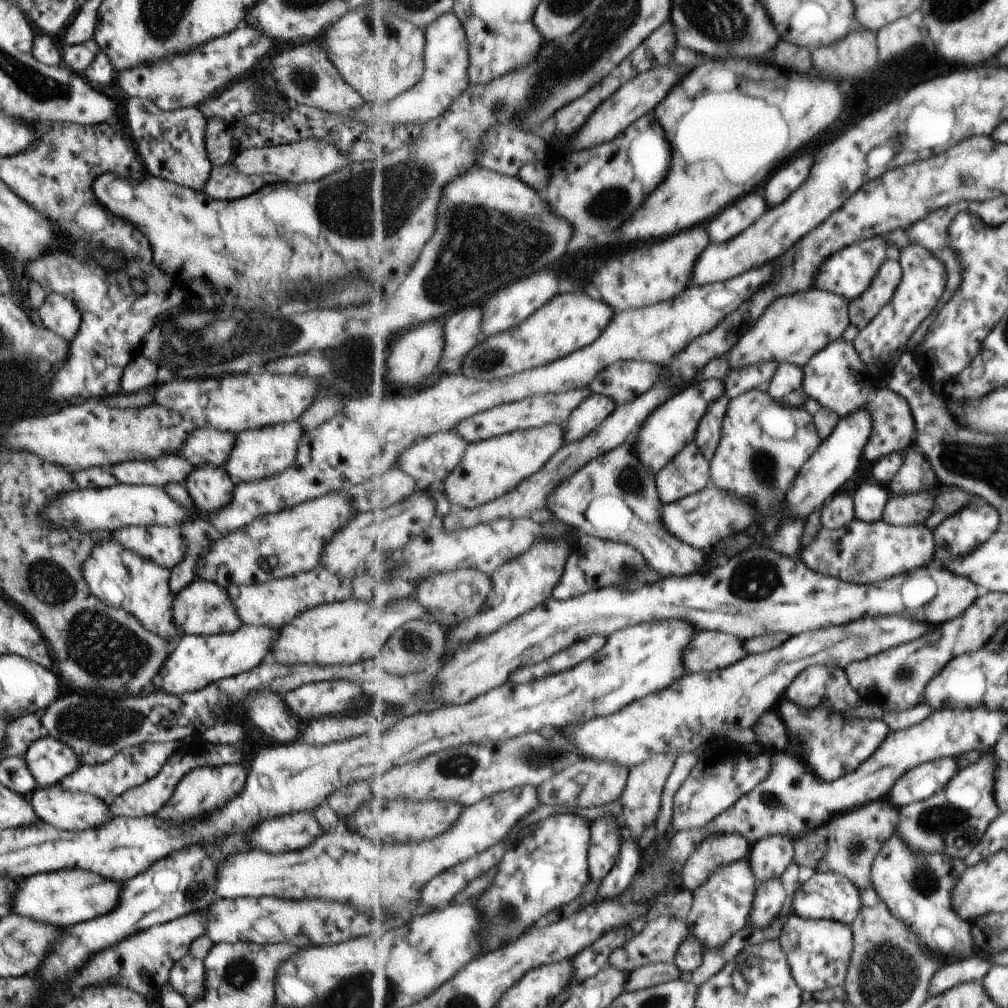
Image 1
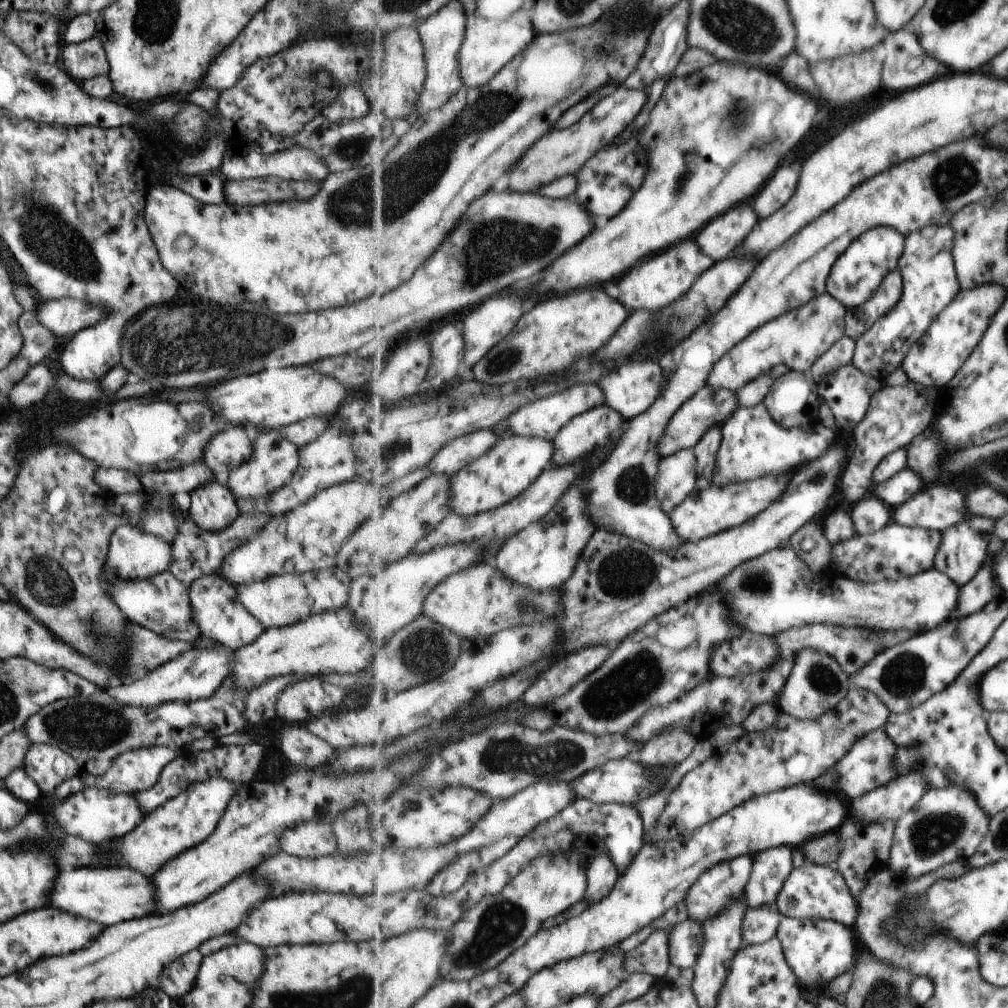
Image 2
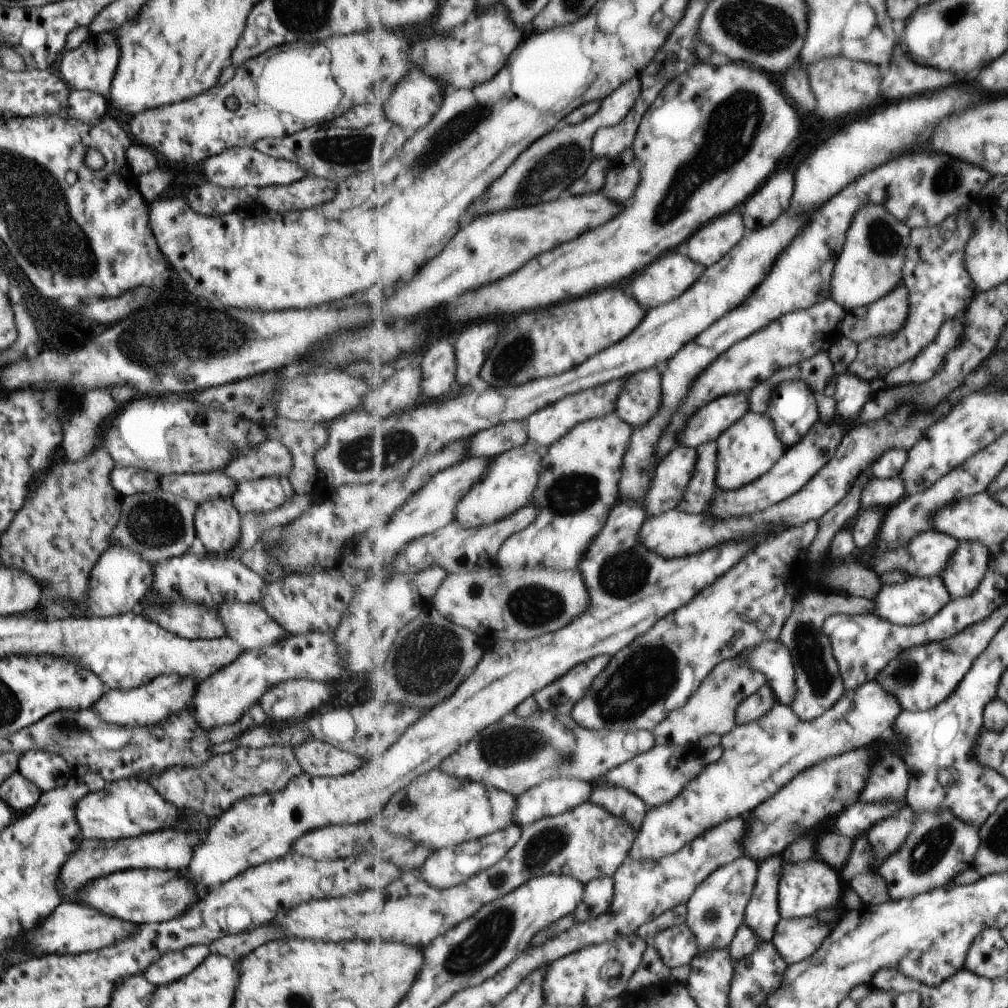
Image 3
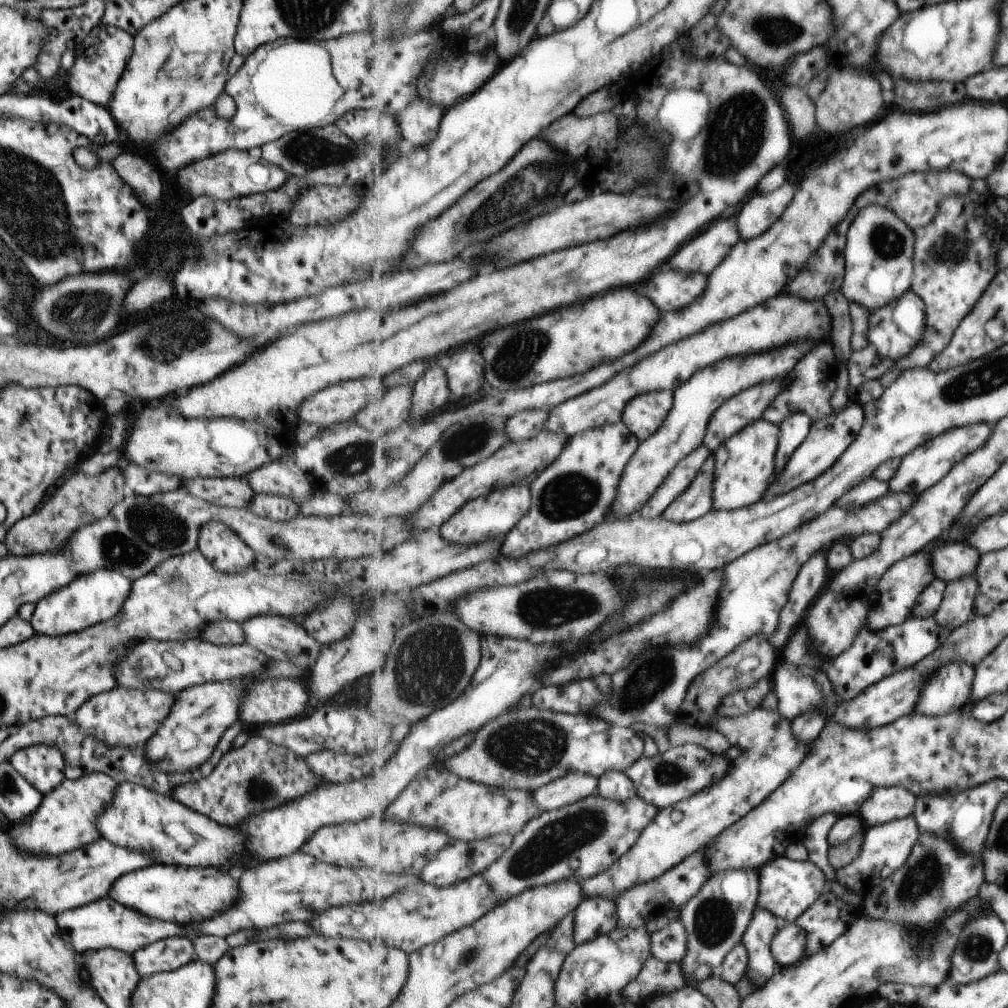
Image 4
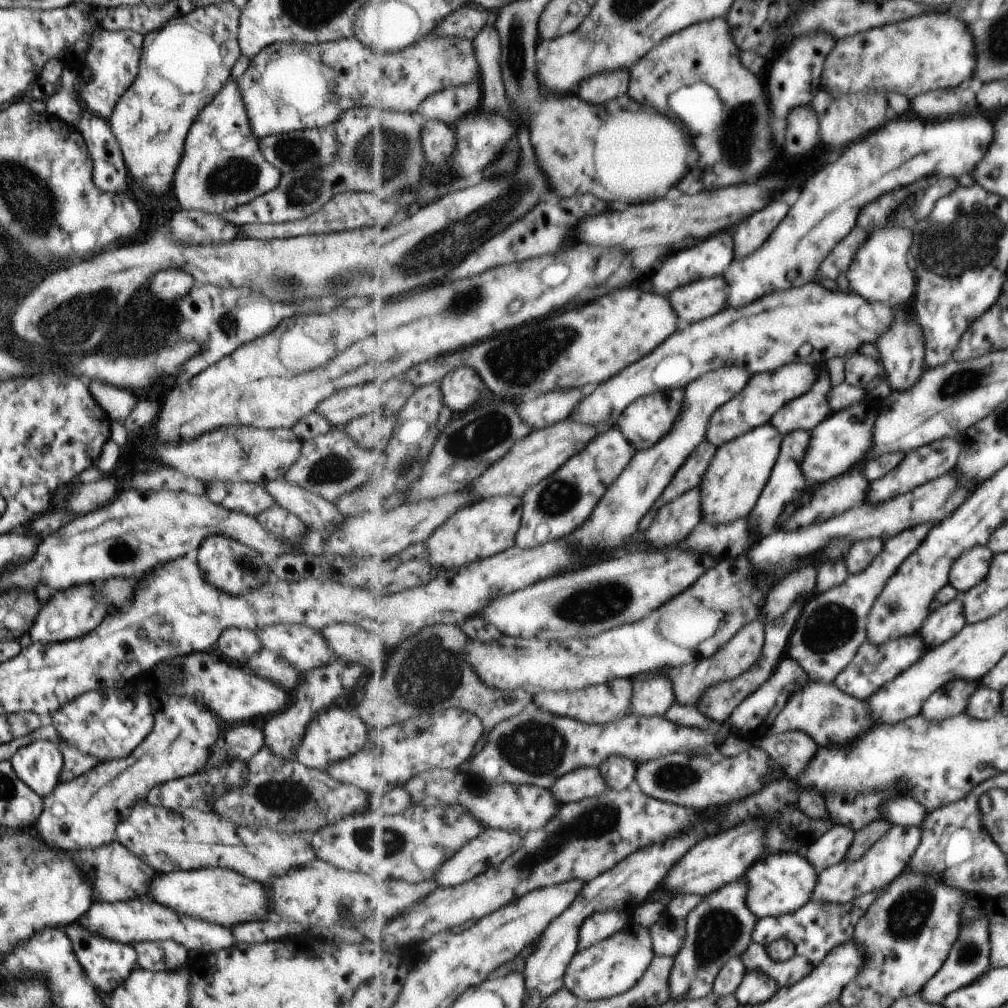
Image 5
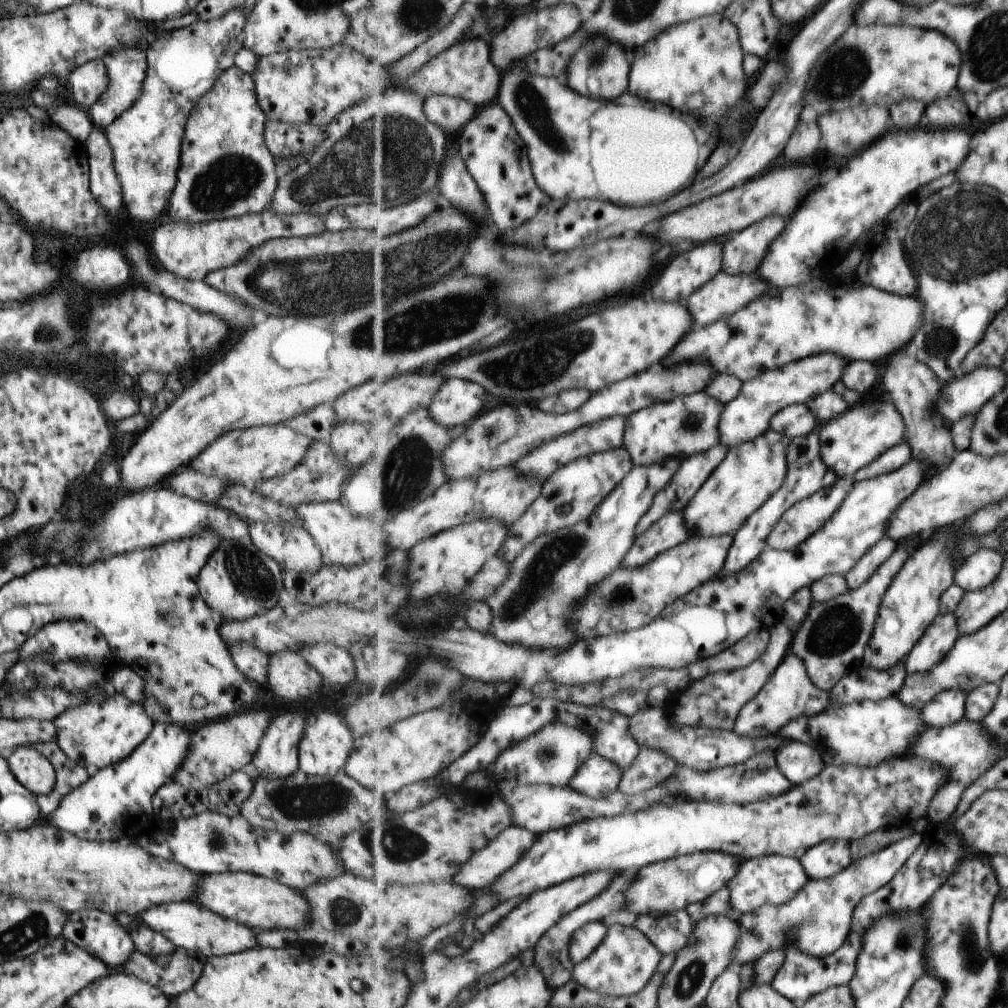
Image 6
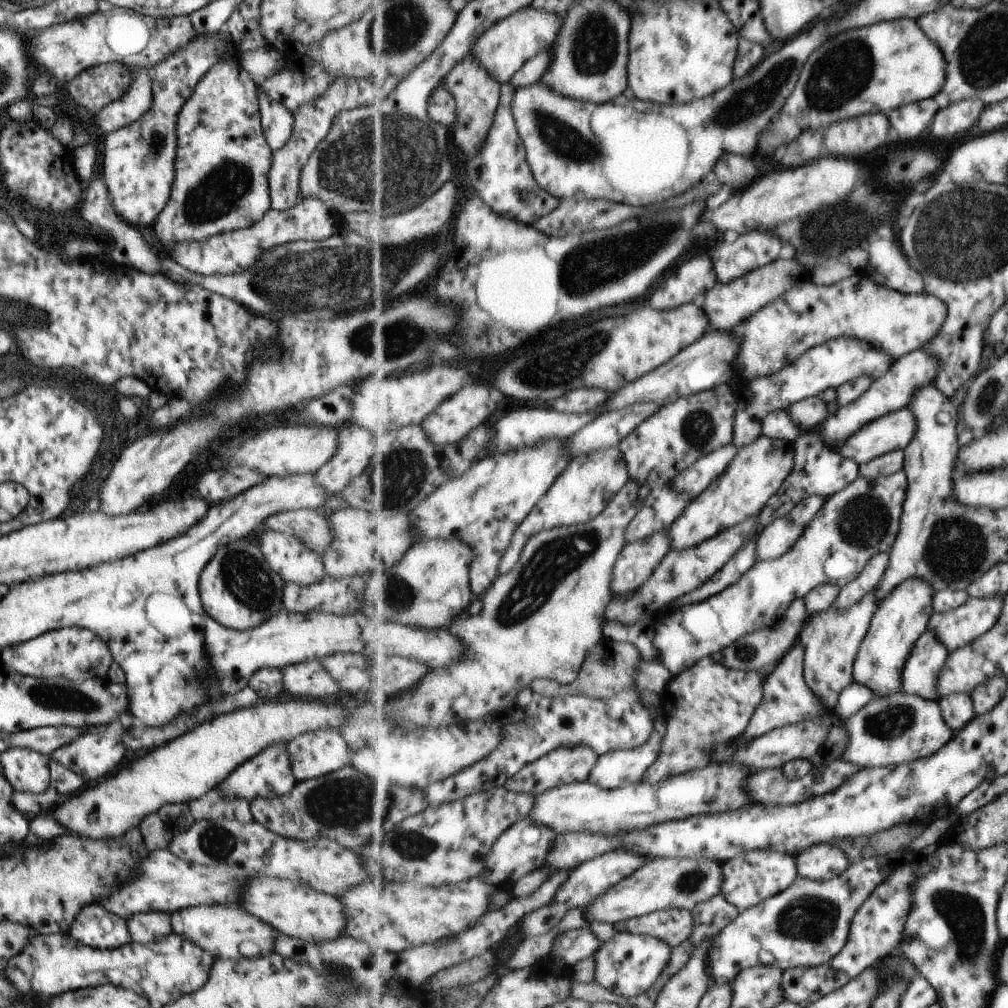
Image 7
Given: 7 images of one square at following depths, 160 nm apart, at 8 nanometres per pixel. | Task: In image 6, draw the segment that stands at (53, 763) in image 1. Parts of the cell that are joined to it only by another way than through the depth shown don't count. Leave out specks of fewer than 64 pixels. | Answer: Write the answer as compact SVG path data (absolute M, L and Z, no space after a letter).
M33 746L16 747L6 759L11 774L32 795L44 796L54 785L52 764Z

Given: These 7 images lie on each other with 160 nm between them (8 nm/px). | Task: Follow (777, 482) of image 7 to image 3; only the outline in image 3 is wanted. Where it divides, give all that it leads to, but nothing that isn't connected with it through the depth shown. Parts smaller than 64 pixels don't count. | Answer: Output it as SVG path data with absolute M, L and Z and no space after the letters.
M750 410L718 440L718 469L716 484L718 490L736 491L751 485L767 474L784 456L789 447L784 445L776 429L776 423L769 414L754 413Z

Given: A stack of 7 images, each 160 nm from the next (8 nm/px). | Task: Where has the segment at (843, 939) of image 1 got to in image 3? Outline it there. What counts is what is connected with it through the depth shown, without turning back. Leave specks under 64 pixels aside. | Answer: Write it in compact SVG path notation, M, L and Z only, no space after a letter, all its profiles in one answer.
M816 916L782 918L776 926L772 941L781 956L792 965L812 957L832 932L833 929Z

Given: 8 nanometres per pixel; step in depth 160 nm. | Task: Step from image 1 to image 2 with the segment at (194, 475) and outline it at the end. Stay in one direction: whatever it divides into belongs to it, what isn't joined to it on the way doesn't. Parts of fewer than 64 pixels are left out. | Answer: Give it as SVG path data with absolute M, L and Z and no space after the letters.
M205 482L189 492L188 514L201 530L217 532L236 520L235 498L225 484Z

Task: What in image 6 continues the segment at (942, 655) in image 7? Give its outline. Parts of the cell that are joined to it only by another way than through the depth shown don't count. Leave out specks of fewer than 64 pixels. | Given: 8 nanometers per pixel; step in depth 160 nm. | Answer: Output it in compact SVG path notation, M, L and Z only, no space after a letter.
M939 614L906 659L907 673L931 672L953 650L960 636L960 620L956 614Z

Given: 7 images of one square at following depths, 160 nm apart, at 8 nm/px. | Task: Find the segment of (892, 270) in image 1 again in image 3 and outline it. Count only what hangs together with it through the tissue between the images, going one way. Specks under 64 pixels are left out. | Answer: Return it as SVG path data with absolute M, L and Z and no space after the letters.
M901 284L872 305L848 312L844 336L857 344L873 337L893 337L901 332L910 315L910 290Z

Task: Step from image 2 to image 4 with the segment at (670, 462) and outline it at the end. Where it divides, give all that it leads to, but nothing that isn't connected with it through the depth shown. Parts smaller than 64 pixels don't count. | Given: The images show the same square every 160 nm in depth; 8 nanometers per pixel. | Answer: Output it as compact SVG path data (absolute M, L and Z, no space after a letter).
M701 445L687 458L684 458L640 513L648 519L661 517L677 500L677 497L681 496L691 486L712 454L707 446Z

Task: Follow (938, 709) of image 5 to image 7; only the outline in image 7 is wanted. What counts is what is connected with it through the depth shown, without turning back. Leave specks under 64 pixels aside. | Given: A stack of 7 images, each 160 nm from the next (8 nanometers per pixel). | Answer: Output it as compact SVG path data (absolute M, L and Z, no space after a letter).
M955 693L939 698L945 722L956 731L965 728L975 717L976 710L971 694Z

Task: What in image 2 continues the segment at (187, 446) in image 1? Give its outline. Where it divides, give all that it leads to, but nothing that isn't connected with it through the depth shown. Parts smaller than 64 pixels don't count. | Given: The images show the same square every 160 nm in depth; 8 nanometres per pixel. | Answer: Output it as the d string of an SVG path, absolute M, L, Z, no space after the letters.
M223 428L207 440L200 463L209 468L216 482L225 484L230 471L251 456L251 442L244 428Z

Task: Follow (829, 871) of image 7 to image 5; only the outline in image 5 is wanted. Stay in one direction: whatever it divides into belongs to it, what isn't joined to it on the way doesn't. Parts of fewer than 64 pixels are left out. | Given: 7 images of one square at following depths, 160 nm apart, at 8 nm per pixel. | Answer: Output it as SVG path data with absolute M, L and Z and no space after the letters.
M836 826L821 838L809 845L803 854L818 871L846 863L849 848L853 844L856 832L849 827Z

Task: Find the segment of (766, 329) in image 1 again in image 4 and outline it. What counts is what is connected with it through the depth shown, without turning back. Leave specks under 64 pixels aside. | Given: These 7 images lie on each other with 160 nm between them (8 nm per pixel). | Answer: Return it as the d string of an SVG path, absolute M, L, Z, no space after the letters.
M819 343L793 346L777 354L739 355L726 358L724 361L719 361L717 365L709 366L709 370L699 370L687 384L677 388L674 391L675 401L672 412L669 413L664 425L652 437L641 441L631 464L625 469L619 494L605 520L629 521L633 514L641 512L660 486L668 480L668 476L677 468L677 465L704 444L709 421L721 405L752 386L789 377L801 358L815 346L819 346Z

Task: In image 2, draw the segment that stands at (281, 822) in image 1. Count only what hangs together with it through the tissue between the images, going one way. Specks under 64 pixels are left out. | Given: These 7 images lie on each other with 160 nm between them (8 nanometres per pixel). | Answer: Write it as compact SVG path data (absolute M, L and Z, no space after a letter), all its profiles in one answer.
M297 824L283 832L281 850L297 858L319 858L335 852L335 838L329 824Z

